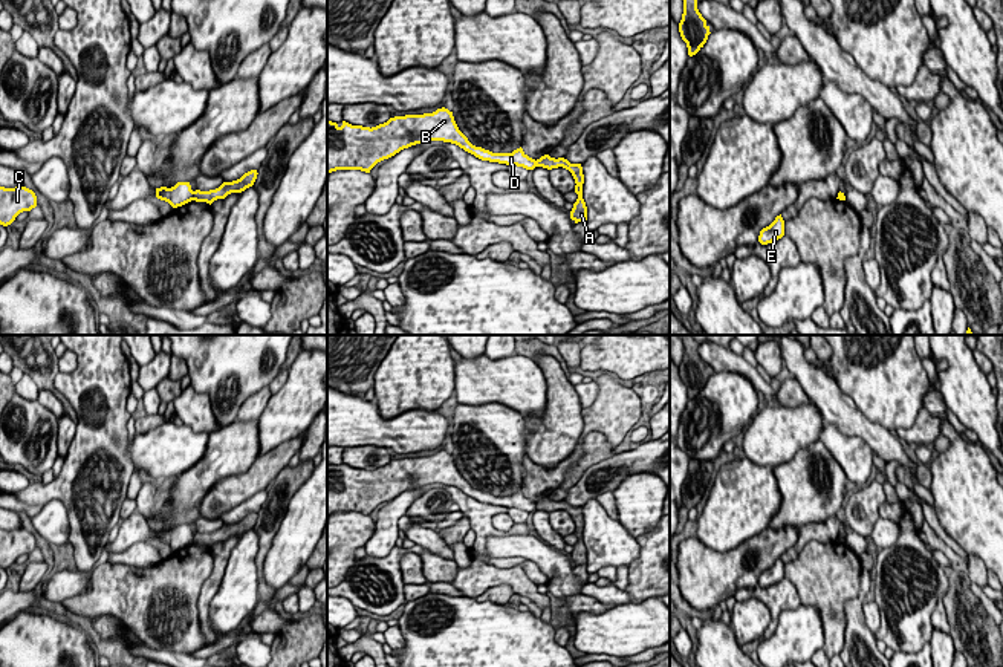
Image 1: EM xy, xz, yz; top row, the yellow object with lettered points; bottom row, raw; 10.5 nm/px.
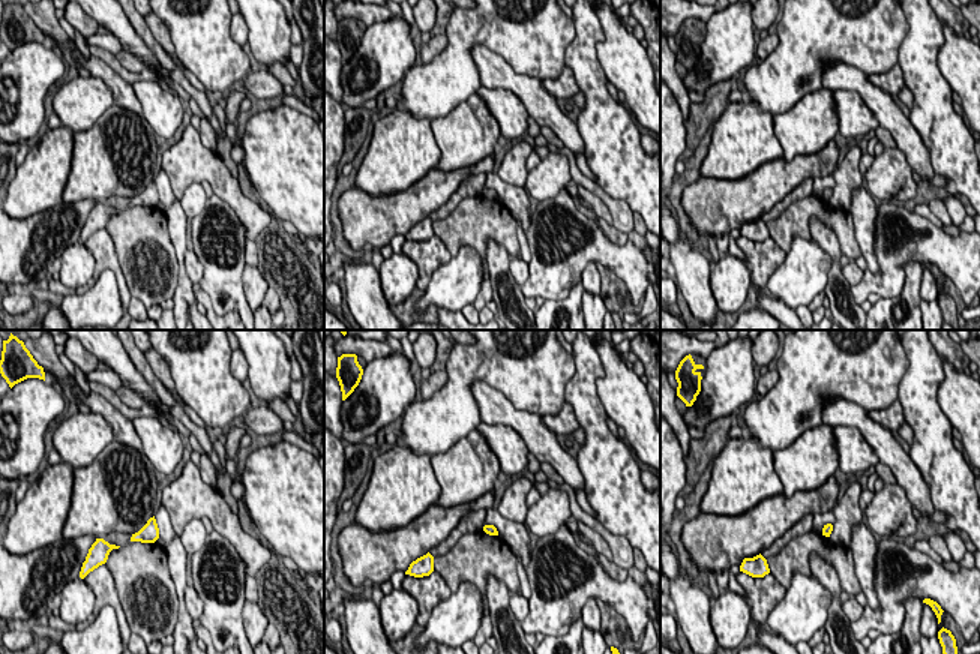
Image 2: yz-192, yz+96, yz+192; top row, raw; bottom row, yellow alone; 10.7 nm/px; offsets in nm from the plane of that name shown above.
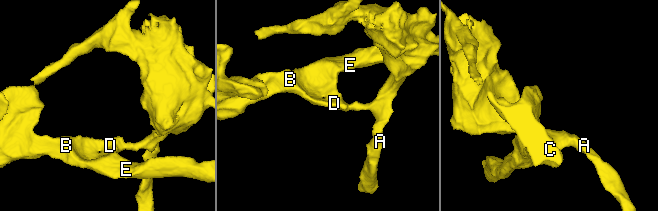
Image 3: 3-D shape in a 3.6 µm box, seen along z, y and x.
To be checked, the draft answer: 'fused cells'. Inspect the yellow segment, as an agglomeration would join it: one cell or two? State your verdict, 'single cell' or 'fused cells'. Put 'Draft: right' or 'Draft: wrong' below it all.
fused cells
Draft: right

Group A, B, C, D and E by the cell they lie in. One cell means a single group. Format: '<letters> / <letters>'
A / B C D E

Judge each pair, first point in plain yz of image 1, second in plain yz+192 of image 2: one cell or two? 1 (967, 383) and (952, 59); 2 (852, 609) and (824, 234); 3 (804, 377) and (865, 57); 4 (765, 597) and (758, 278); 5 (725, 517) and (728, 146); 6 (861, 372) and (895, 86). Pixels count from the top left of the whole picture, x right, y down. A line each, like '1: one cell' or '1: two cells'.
1: one cell
2: one cell
3: two cells
4: one cell
5: one cell
6: two cells

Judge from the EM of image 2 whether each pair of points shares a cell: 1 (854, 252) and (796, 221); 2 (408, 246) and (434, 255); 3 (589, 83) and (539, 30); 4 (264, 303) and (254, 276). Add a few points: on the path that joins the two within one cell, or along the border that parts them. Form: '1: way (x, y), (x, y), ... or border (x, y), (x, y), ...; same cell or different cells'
1: way (845, 236), (826, 215), (812, 212); same cell
2: way (414, 251), (428, 254); same cell
3: border (572, 21), (574, 39), (566, 48), (565, 65); different cells
4: way (261, 297), (254, 282); same cell

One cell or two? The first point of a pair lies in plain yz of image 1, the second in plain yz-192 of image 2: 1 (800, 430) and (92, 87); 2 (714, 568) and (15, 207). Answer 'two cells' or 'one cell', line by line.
1: one cell
2: two cells

